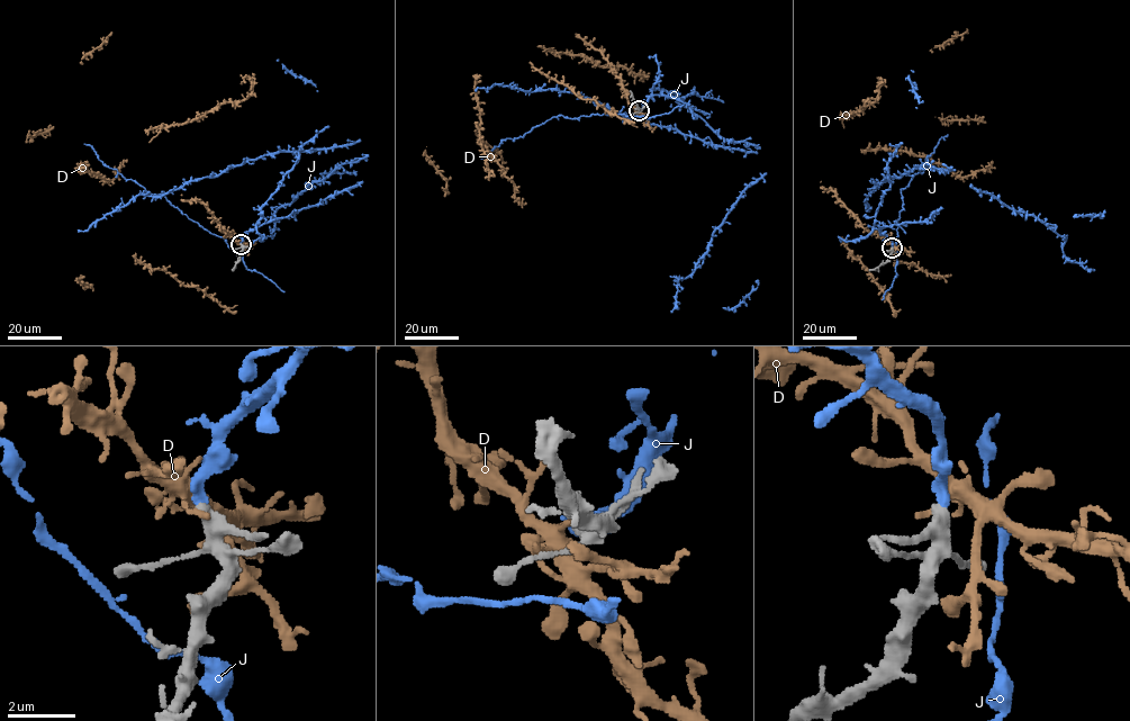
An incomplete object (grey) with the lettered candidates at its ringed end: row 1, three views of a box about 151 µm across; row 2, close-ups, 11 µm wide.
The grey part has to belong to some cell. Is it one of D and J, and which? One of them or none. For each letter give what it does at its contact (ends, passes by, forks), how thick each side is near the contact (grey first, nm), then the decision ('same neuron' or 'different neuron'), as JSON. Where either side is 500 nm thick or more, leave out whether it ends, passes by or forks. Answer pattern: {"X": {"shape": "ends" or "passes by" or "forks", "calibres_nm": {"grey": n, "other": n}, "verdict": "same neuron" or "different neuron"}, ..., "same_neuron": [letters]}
{"D": {"shape": "ends", "calibres_nm": {"grey": 360, "other": 240}, "verdict": "different neuron"}, "J": {"shape": "ends", "calibres_nm": {"grey": 360, "other": 360}, "verdict": "same neuron"}, "same_neuron": ["J"]}

